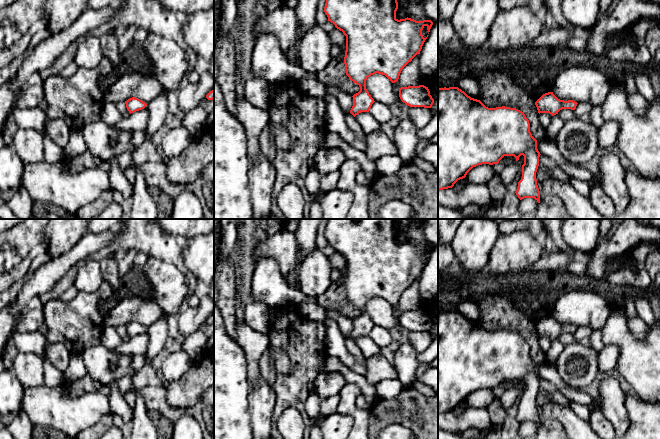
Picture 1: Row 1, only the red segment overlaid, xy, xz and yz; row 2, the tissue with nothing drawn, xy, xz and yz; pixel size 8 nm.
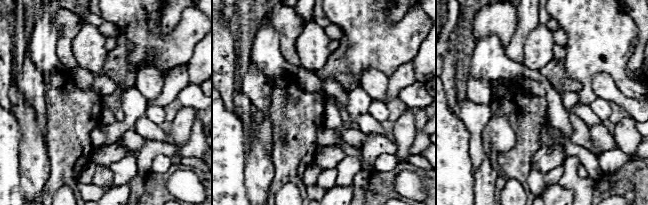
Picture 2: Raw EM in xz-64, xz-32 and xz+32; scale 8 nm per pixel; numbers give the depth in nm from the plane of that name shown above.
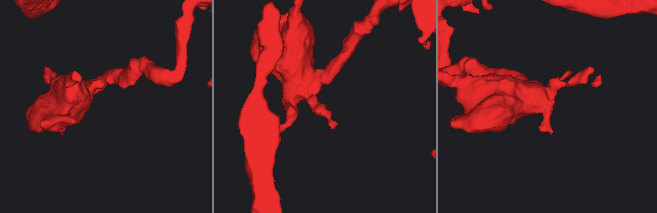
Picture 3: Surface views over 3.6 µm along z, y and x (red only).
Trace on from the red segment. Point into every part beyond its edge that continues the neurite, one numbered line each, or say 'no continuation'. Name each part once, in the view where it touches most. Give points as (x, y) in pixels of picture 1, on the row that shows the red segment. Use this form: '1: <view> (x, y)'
no continuation

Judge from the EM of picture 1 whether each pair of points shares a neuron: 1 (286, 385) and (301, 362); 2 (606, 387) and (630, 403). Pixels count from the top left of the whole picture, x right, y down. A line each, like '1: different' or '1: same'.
1: same
2: different

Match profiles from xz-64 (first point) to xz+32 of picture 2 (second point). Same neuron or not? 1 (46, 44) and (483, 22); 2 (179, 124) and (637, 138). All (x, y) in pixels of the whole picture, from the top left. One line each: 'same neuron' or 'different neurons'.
1: different neurons
2: same neuron

